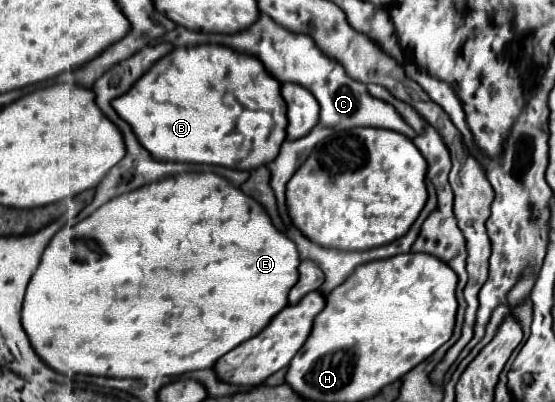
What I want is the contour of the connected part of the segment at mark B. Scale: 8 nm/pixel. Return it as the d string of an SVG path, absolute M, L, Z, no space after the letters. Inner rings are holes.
M225 45L173 49L111 105L159 161L211 163L251 171L271 163L287 137L281 83L257 57Z

